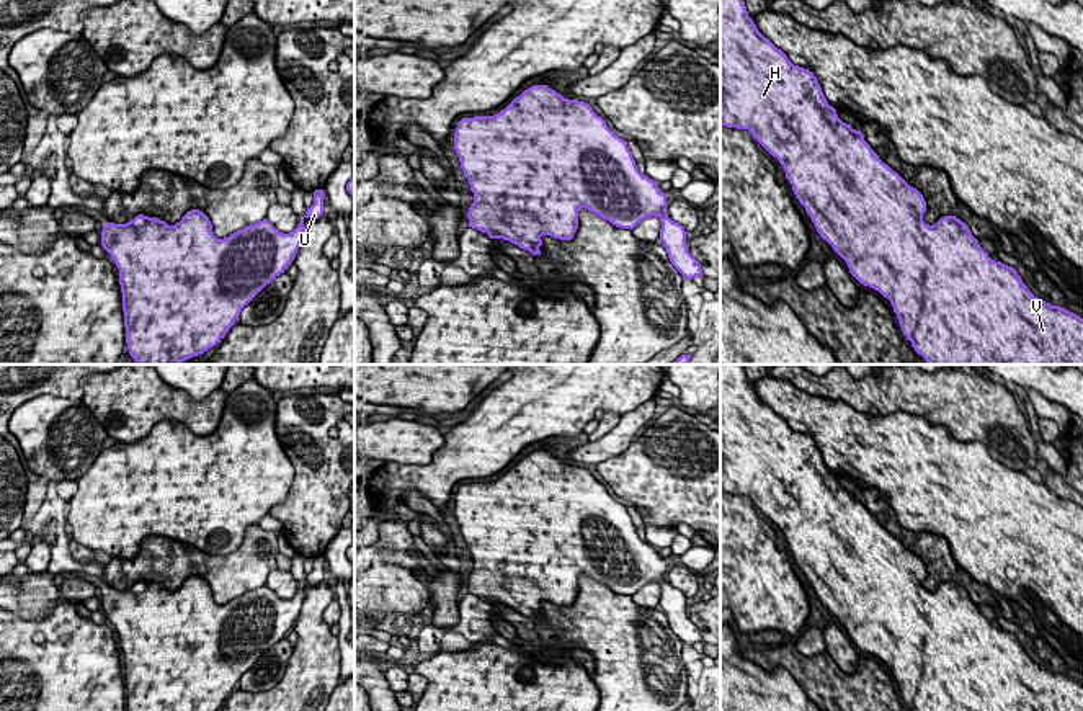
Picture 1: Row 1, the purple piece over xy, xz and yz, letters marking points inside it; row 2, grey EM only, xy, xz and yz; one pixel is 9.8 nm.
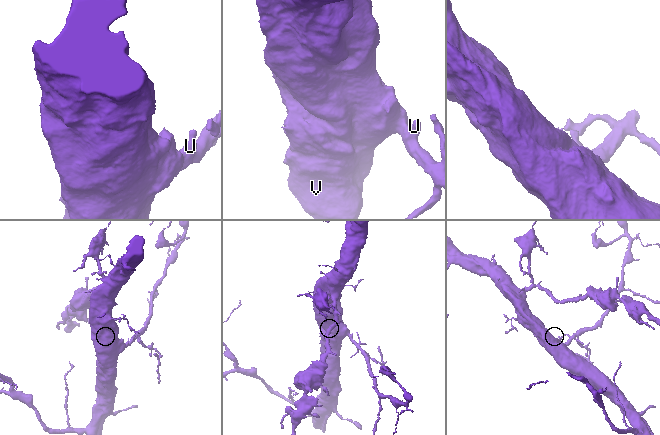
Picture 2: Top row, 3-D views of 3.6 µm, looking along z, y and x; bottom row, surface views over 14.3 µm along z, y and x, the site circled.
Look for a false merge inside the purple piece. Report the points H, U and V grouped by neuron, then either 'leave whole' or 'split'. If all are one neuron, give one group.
H U V; leave whole

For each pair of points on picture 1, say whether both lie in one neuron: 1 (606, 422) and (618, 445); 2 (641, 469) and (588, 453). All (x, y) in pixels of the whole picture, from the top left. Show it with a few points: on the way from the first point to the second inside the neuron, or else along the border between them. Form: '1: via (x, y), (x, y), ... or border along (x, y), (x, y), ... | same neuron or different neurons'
1: border along (621, 415), (608, 432), (590, 442) | different neurons
2: border along (636, 438), (623, 451), (595, 465) | different neurons

